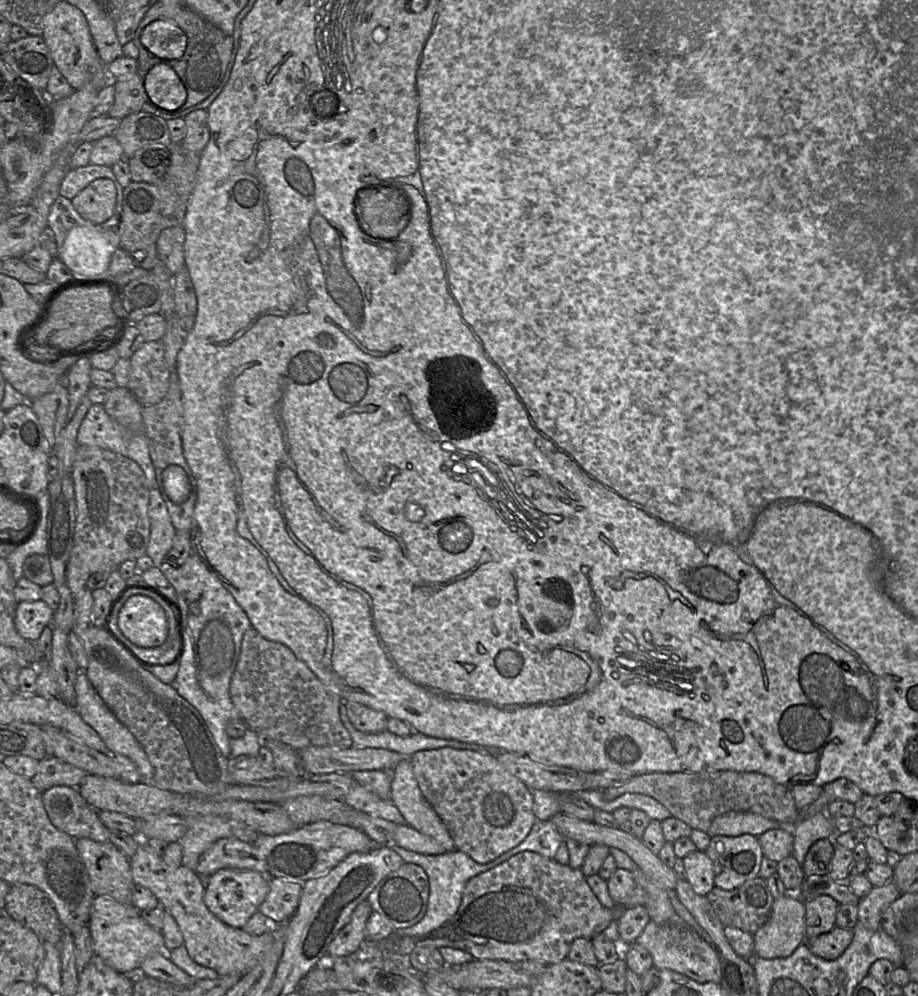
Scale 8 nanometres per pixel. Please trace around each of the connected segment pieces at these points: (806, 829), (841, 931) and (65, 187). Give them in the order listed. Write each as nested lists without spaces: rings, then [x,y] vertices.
[[[818,812],[806,819],[799,819],[788,828],[794,836],[792,855],[801,866],[814,842],[819,839],[833,839],[835,835],[835,826],[826,812]]]
[[[835,926],[815,938],[806,939],[805,943],[815,956],[824,960],[834,960],[845,951],[852,938],[852,929]]]
[[[88,164],[76,169],[70,169],[60,186],[60,196],[72,200],[78,193],[87,187],[93,180],[107,178],[112,182],[117,181],[112,168]]]

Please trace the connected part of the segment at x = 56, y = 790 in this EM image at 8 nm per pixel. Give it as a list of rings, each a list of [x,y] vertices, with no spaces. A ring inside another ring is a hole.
[[[54,786],[42,793],[42,803],[51,823],[73,839],[109,842],[109,830],[101,823],[98,811],[83,799],[78,789]]]

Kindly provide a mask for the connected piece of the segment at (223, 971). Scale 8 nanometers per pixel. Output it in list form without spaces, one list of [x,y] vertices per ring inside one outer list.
[[[140,840],[129,864],[135,884],[152,891],[165,911],[173,916],[184,937],[184,945],[196,963],[213,969],[220,975],[244,975],[259,963],[271,947],[272,931],[255,936],[242,928],[234,928],[222,922],[204,903],[205,879],[183,865],[168,866],[163,857],[154,853],[145,841]]]

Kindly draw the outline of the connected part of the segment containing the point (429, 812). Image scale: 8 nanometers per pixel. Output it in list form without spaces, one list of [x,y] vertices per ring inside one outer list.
[[[409,758],[391,772],[391,801],[409,826],[435,839],[446,852],[456,850],[445,824],[422,794]]]

